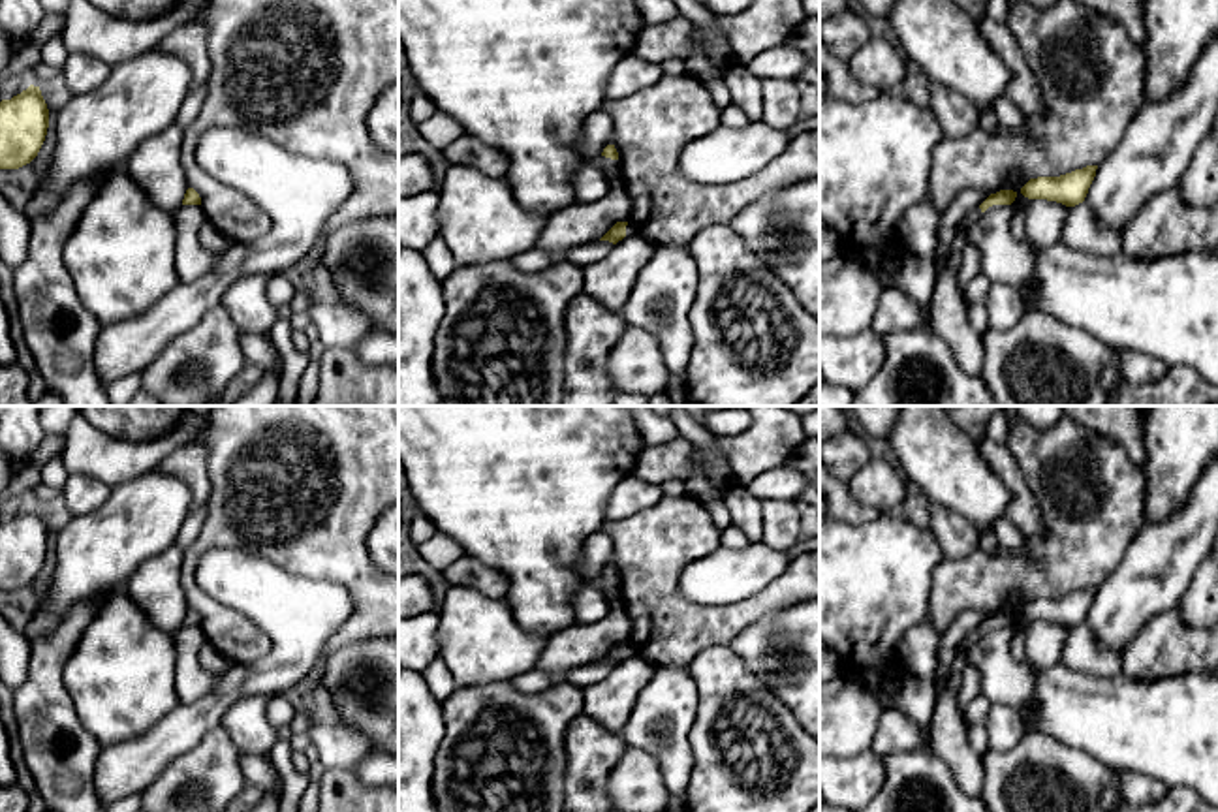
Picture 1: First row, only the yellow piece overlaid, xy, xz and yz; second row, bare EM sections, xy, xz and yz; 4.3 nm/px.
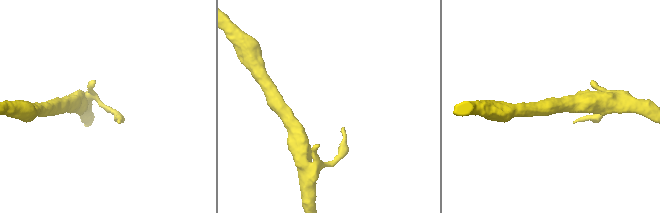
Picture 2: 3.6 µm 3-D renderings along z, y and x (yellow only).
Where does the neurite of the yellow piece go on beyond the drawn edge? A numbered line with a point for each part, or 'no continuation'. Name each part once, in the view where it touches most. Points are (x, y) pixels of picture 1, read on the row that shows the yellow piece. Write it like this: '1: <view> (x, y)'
no continuation

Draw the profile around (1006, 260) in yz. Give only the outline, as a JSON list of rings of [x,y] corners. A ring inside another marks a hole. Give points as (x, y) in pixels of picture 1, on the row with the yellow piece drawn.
[[[1015,205],[989,207],[970,227],[968,242],[977,250],[981,273],[991,282],[1015,288],[1034,284],[1036,248],[1009,233]]]

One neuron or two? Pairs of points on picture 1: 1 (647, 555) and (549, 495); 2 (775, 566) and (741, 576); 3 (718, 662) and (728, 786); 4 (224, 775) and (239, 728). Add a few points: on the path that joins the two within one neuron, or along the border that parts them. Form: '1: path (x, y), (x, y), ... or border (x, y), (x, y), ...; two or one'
1: border (606, 521), (600, 529); two
2: path (767, 566), (749, 570); one
3: path (718, 692), (717, 711), (705, 728), (717, 756); one
4: border (220, 724), (239, 756); two

